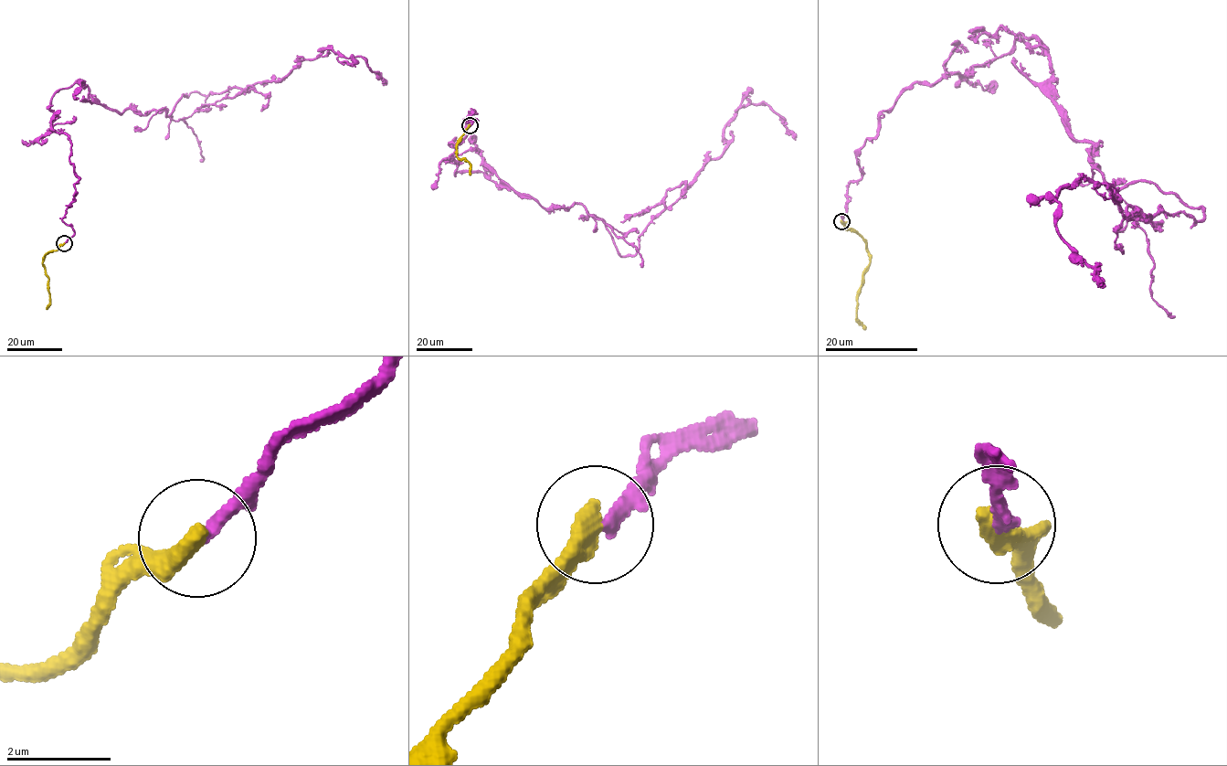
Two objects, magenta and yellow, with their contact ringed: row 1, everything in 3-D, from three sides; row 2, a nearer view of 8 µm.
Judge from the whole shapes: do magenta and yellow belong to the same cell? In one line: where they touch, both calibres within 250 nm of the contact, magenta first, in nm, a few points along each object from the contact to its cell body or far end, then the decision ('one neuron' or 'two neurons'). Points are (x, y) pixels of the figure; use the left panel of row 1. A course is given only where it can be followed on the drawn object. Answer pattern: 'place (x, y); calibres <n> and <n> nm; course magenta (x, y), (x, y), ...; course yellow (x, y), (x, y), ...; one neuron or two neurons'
place (64, 243); calibres 280 and 480 nm; course magenta (64, 243), (78, 178), (49, 132), (59, 90), (167, 115), (182, 94), (277, 81), (326, 48), (385, 84); course yellow (64, 243), (43, 259), (48, 279), (49, 305), (47, 309); two neurons

